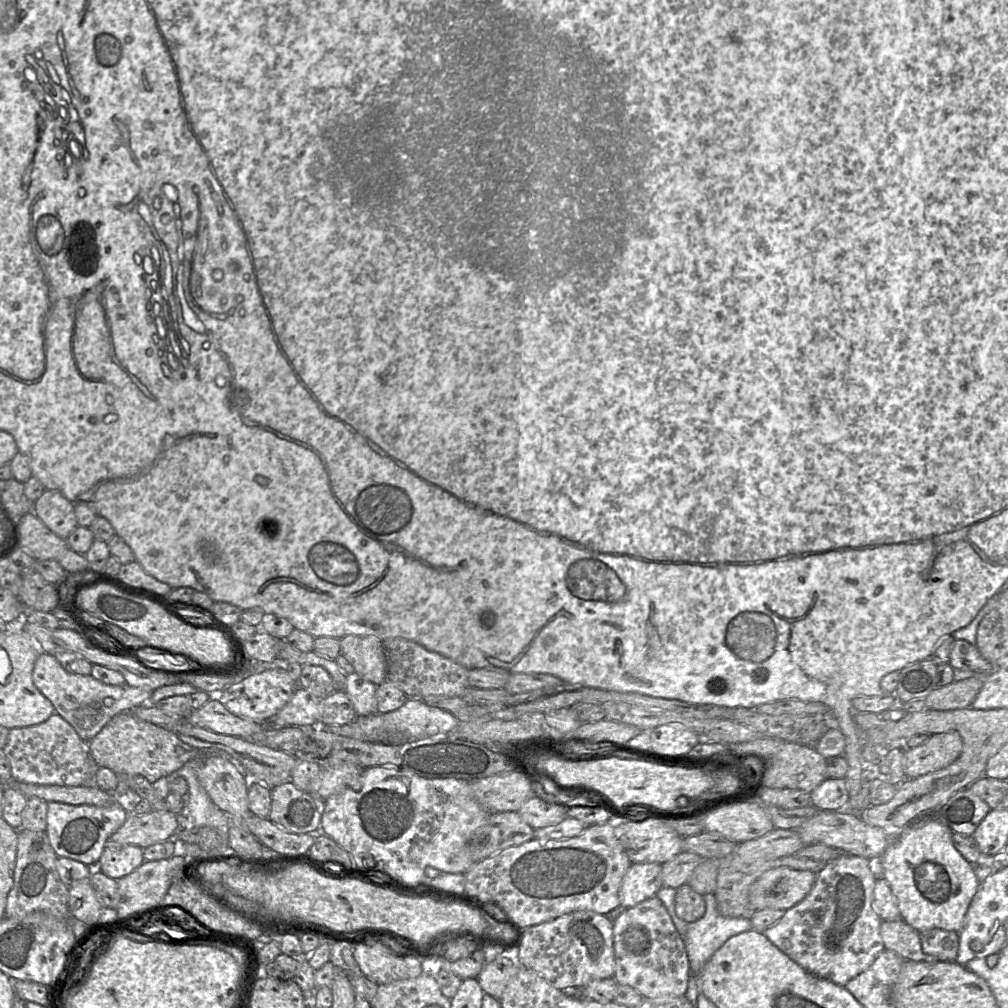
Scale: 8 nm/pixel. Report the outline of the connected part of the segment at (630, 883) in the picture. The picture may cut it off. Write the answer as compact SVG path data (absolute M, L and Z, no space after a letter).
M658 863L632 864L620 886L620 906L632 908L655 896L663 887L661 872L662 865Z

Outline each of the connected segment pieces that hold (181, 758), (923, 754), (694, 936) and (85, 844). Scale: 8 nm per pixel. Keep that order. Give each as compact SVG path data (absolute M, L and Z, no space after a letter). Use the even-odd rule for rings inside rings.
M123 712L114 716L88 743L91 758L98 767L106 767L116 774L141 775L151 784L161 777L177 771L191 759L198 757L199 752L181 741L178 736L167 729L137 718L131 712Z
M957 731L933 734L929 740L914 748L905 748L906 778L917 778L940 770L958 759L963 750L963 739Z
M713 894L703 895L706 912L702 918L688 923L684 934L685 949L690 963L690 972L700 973L704 965L730 937L753 928L750 919L729 918L717 910Z
M47 802L47 804L46 833L56 855L82 862L90 867L96 867L106 842L128 817L128 812L117 802L104 807L61 802Z

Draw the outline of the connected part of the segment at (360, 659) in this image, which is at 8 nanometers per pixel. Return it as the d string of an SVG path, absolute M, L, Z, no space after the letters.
M347 635L340 640L342 654L355 668L355 672L379 686L387 680L387 658L382 641L374 636Z

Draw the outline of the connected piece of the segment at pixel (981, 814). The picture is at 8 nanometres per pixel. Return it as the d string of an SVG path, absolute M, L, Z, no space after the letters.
M968 787L952 795L939 809L939 816L953 833L973 836L990 810L989 805Z

